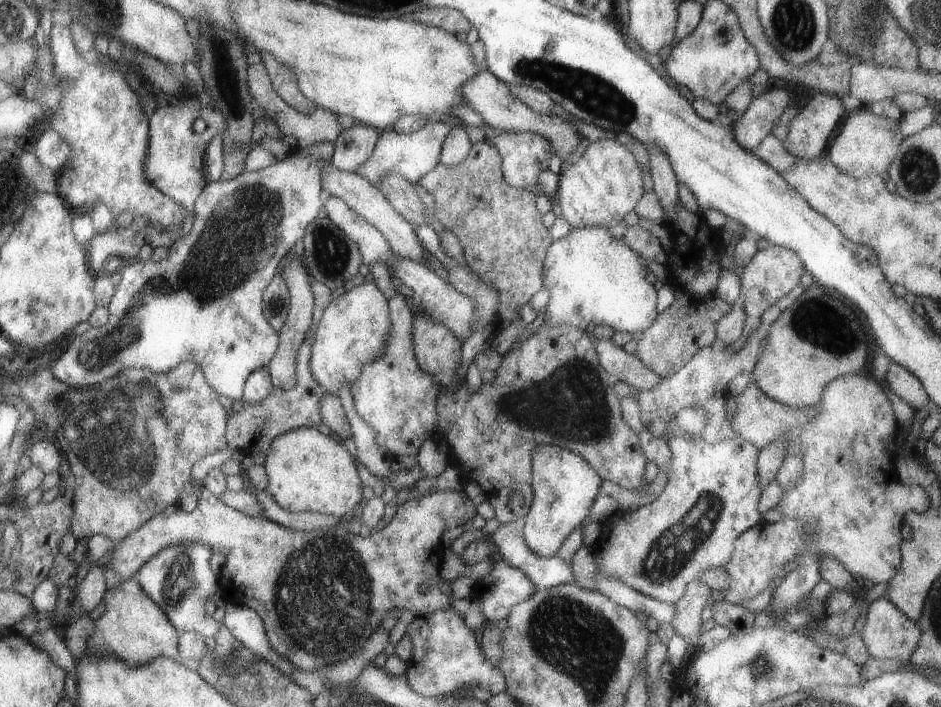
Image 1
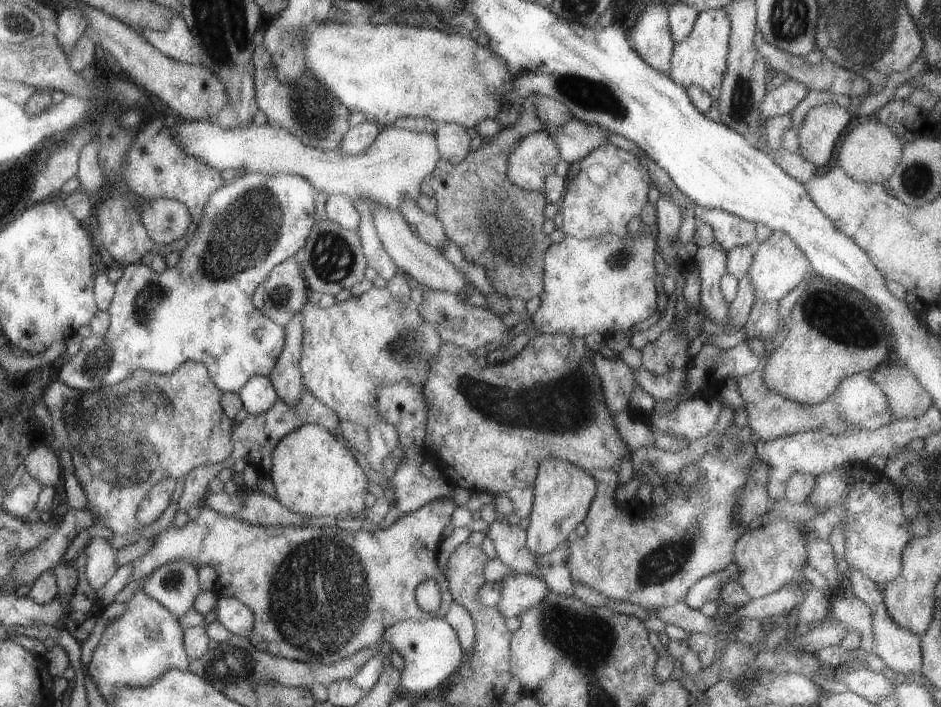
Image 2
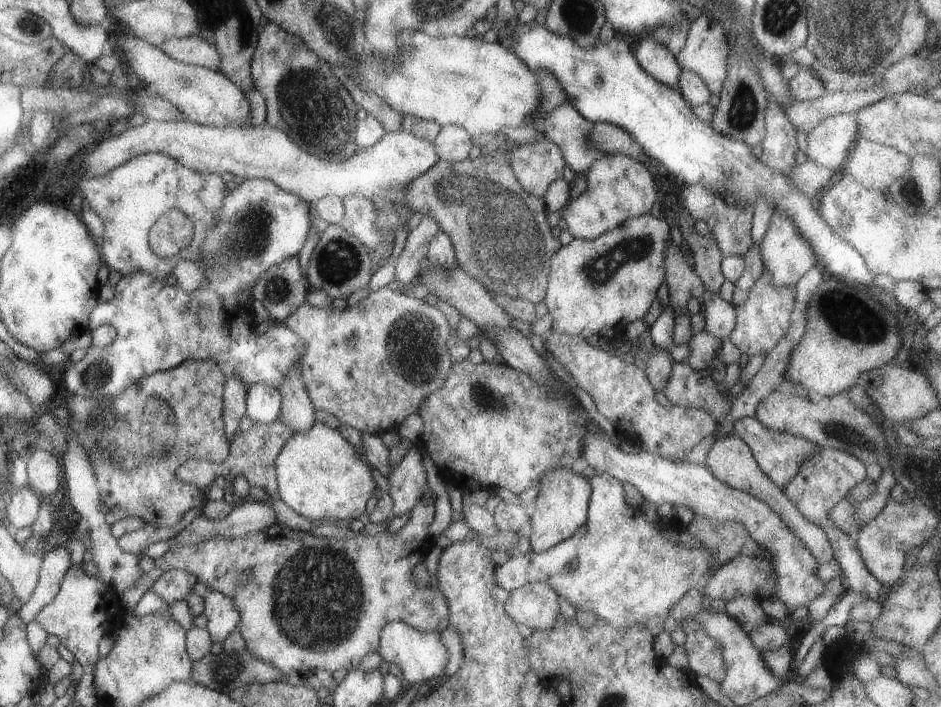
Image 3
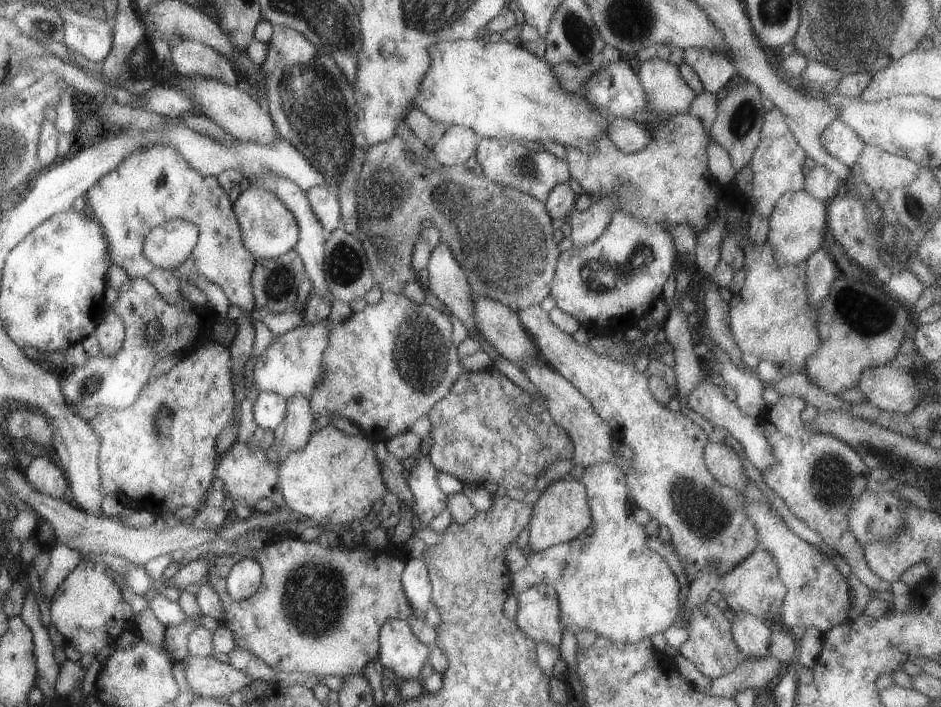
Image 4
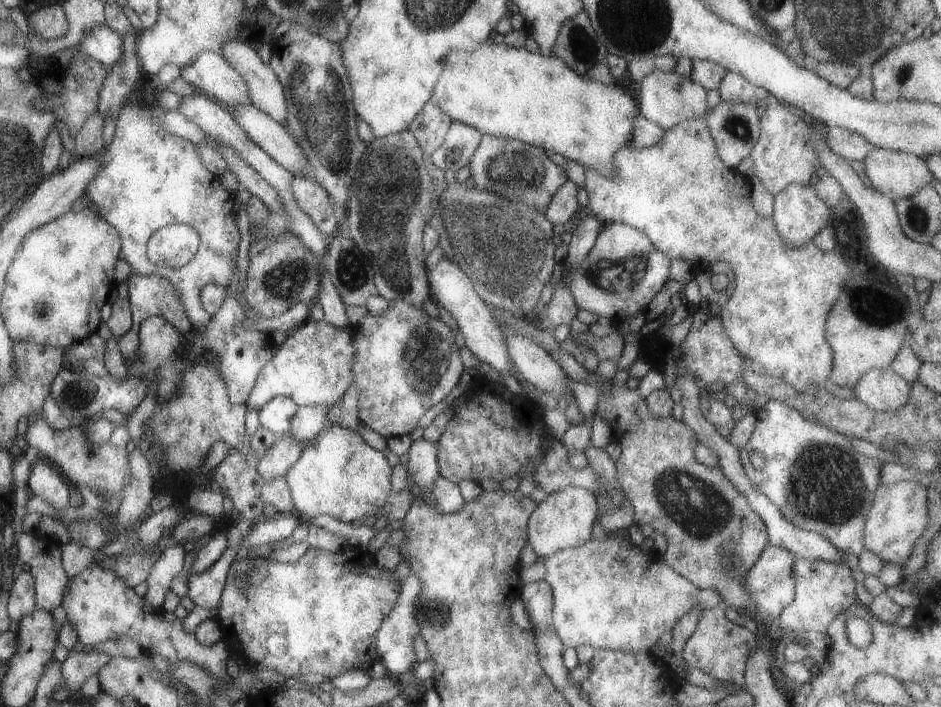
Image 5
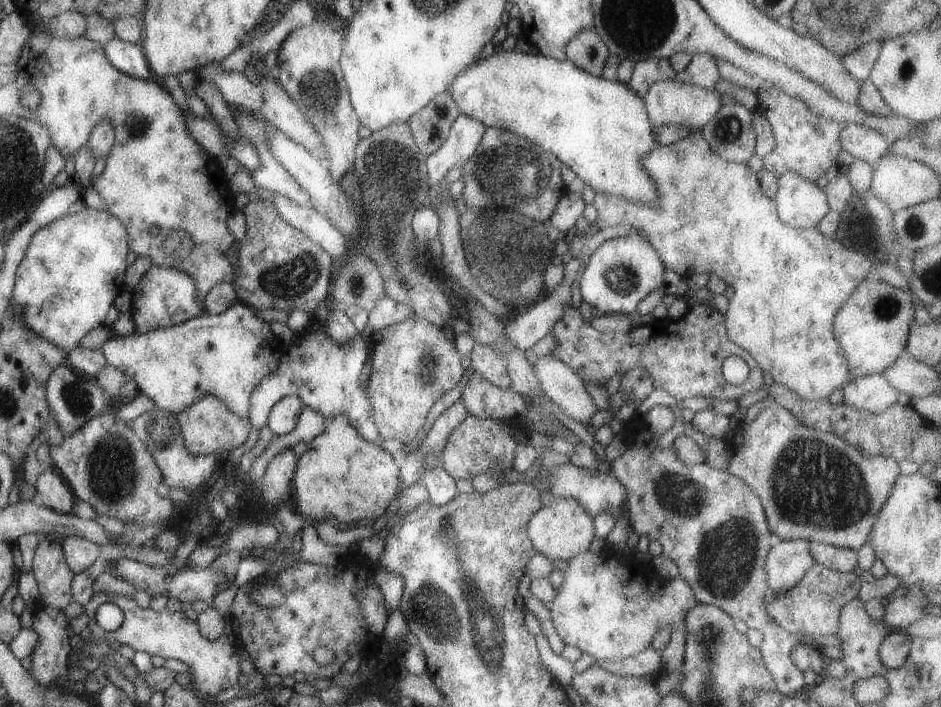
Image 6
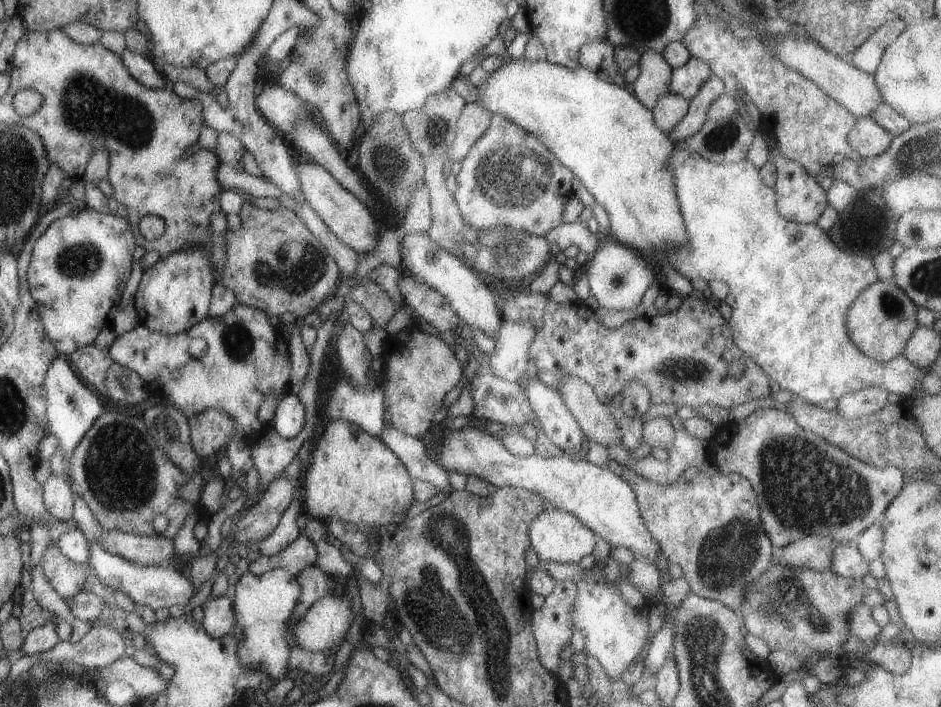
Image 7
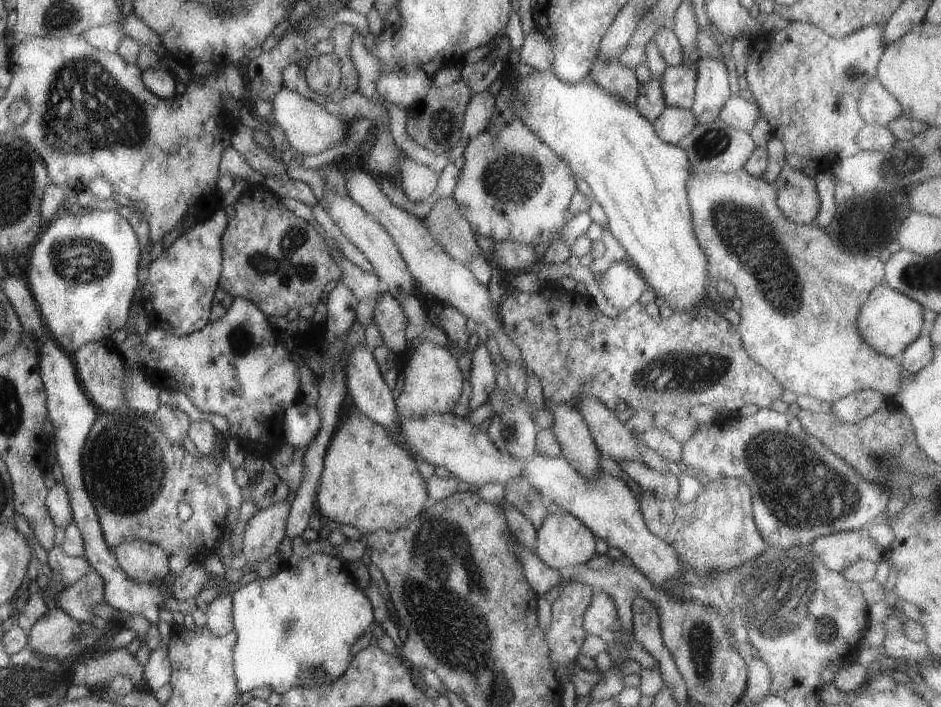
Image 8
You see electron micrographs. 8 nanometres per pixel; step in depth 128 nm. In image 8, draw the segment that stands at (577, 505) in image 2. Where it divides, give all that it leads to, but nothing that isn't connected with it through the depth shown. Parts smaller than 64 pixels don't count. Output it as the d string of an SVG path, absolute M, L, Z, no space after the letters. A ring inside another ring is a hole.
M556 510L542 518L535 529L533 540L534 552L537 558L553 570L565 573L573 566L579 566L592 558L596 546L596 536L583 523L568 512Z

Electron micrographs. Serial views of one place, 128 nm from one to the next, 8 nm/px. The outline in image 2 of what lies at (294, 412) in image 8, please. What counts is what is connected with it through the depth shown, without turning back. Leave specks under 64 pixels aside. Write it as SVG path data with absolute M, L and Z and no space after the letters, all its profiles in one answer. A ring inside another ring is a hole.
M266 376L249 378L249 382L245 382L236 393L241 400L243 410L251 416L269 410L277 400L276 392Z

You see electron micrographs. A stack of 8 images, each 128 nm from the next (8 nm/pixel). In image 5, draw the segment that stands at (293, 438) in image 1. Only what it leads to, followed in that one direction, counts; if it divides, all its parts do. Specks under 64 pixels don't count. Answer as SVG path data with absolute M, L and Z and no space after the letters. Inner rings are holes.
M326 424L326 430L321 431L302 449L299 458L282 477L286 482L293 510L298 515L311 518L327 514L341 522L351 523L361 521L367 516L378 516L378 511L384 508L390 493L391 473L392 466L385 454L367 446L357 431L351 432L337 424Z

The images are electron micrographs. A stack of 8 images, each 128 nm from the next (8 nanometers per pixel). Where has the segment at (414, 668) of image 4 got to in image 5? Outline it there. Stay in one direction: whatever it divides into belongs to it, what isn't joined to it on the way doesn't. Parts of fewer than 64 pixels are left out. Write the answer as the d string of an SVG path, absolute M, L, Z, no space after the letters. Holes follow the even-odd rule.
M407 573L393 606L393 610L383 618L374 636L374 645L378 656L378 662L383 665L386 676L394 679L407 671L412 672L415 664L413 653L413 638L418 634L419 626L415 620L415 600L421 592L421 582L417 576Z

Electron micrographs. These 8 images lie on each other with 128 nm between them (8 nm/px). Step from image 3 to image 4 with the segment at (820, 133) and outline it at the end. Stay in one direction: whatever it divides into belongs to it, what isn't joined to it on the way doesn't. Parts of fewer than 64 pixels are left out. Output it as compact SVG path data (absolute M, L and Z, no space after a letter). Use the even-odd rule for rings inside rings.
M833 119L822 129L819 144L831 158L835 158L837 162L841 162L849 168L865 146L853 130L849 126L845 126L845 122L841 122L839 119Z

